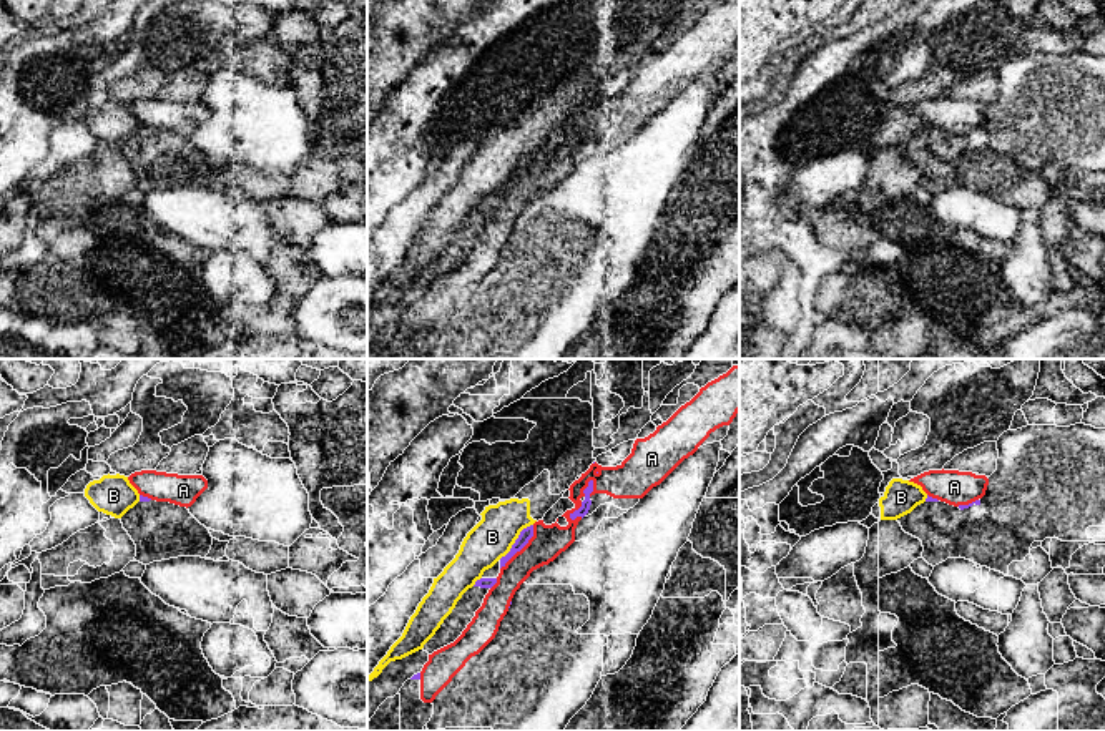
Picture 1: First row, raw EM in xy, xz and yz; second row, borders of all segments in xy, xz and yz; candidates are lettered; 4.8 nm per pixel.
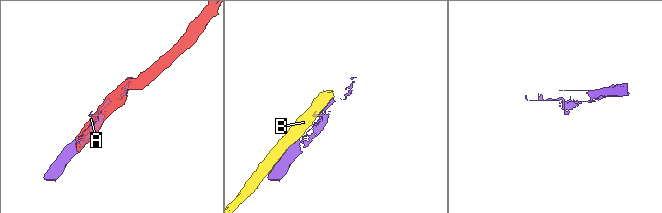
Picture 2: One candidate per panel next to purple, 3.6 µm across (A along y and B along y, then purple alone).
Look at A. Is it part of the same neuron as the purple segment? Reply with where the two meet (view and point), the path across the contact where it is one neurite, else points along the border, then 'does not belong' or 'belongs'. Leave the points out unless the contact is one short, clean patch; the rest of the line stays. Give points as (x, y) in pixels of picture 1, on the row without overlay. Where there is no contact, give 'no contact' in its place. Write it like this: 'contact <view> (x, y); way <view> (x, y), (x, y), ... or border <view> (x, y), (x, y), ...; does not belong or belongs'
contact xz (522, 175); belongs

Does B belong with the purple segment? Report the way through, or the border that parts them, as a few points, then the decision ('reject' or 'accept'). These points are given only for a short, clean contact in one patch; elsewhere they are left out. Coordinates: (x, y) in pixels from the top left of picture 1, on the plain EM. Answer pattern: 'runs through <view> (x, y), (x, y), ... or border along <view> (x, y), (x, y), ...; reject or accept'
reject

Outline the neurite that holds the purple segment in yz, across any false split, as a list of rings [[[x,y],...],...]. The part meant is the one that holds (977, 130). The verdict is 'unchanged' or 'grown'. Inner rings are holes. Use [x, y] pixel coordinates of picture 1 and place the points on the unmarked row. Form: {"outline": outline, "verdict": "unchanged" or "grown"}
{"outline": [[[929,98],[909,110],[922,115],[927,121],[926,130],[945,130],[959,135],[960,138],[980,133],[980,126],[985,123],[989,106],[985,103],[975,103],[972,100],[959,98]]], "verdict": "grown"}

